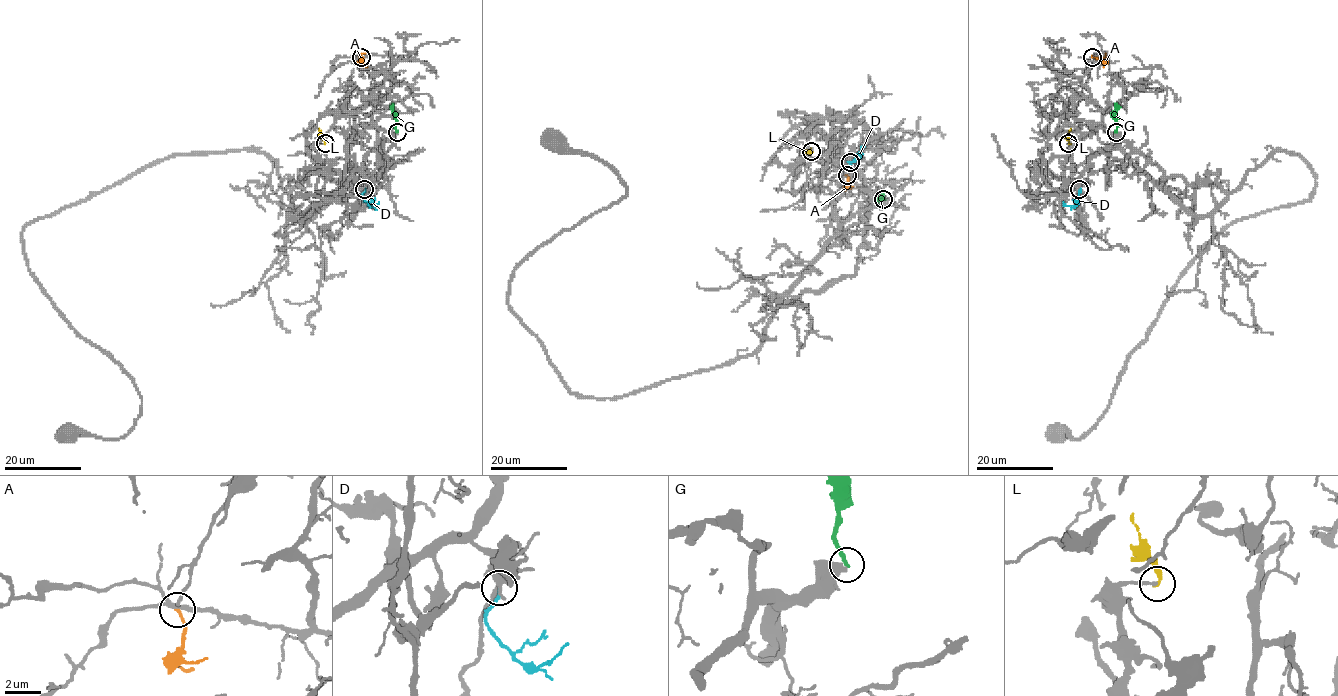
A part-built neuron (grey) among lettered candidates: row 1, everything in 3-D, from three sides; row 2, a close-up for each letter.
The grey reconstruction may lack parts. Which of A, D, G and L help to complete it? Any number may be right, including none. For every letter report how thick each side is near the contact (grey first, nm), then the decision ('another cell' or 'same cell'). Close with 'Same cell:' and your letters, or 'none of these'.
A: 180/190 nm | another cell
D: 400/160 nm | another cell
G: 480/220 nm | another cell
L: 170/280 nm | another cell
Same cell: none of these

